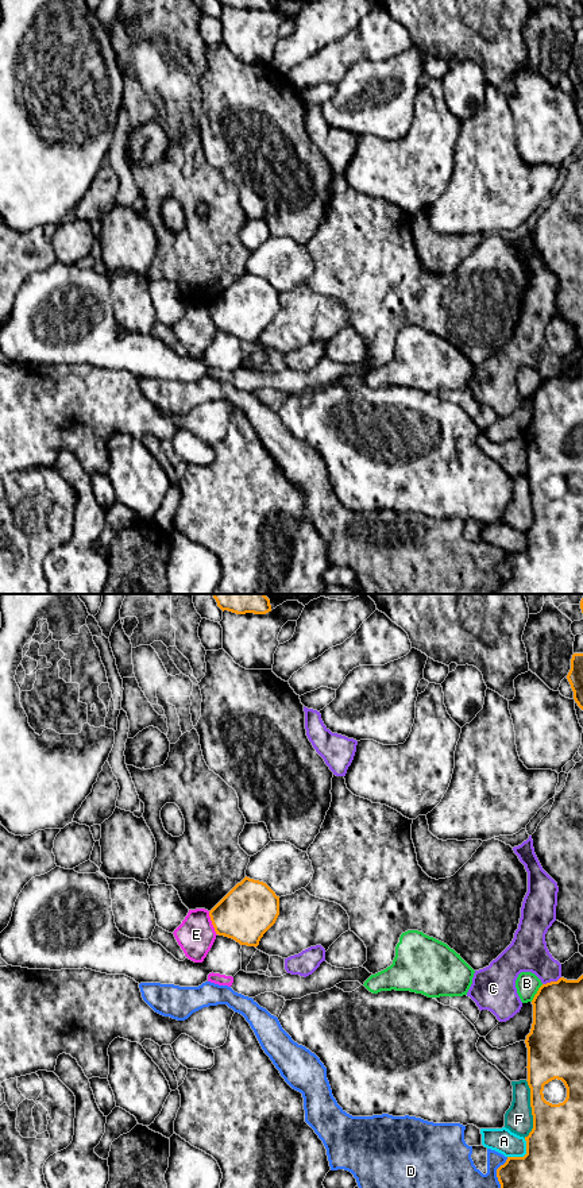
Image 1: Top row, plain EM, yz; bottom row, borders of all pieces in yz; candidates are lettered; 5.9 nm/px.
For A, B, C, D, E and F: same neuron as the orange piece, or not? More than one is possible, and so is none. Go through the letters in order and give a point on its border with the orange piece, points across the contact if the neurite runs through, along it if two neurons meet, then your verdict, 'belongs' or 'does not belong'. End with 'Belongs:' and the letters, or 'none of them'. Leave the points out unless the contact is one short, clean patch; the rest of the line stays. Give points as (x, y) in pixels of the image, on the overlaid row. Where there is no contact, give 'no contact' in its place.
A: contact yz (525, 1154); does not belong
B: contact yz (537, 992); does not belong
C: contact yz (551, 982); does not belong
D: contact yz (497, 1172); does not belong
E: contact yz (212, 924); border yz (208, 911), (216, 934); does not belong
F: contact yz (532, 1110); does not belong
Belongs: none of them

